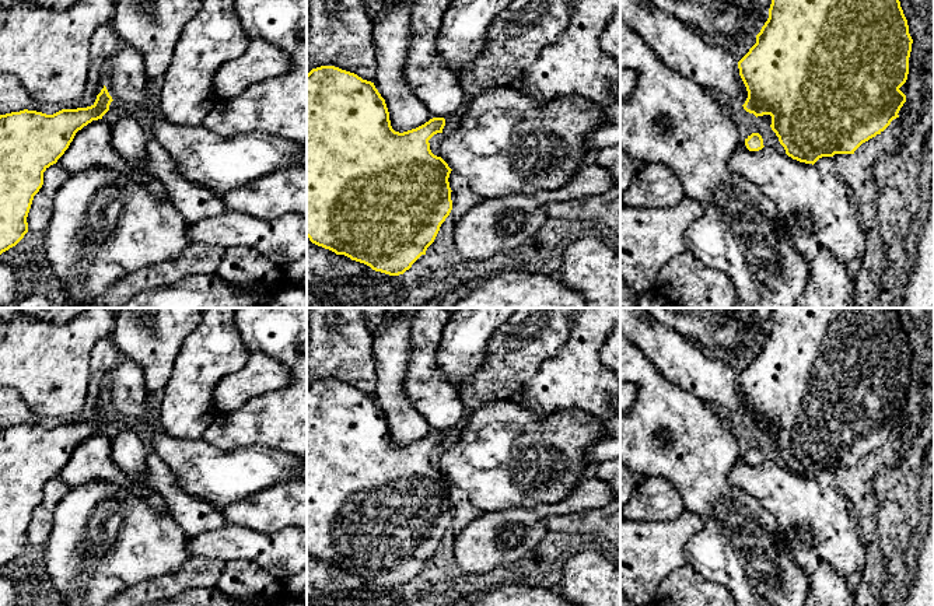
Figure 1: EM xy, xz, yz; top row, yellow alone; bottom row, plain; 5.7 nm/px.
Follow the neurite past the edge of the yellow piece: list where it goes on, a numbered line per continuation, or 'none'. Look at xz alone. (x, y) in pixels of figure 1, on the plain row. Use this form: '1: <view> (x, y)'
1: xz (452, 434)

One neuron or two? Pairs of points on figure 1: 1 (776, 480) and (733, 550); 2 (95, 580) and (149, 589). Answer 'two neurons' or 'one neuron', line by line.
1: two neurons
2: two neurons

